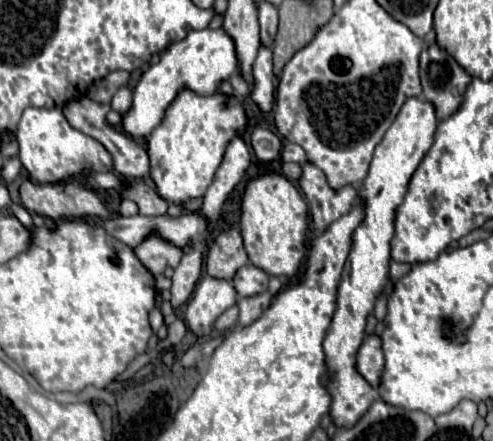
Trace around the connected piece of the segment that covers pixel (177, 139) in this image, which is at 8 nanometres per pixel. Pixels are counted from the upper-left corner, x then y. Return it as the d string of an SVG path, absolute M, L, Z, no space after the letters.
M182 92L170 108L170 116L148 138L150 178L160 198L168 204L186 204L190 198L204 196L210 186L228 140L234 134L244 134L246 114L236 98L224 94L194 96L194 92Z

